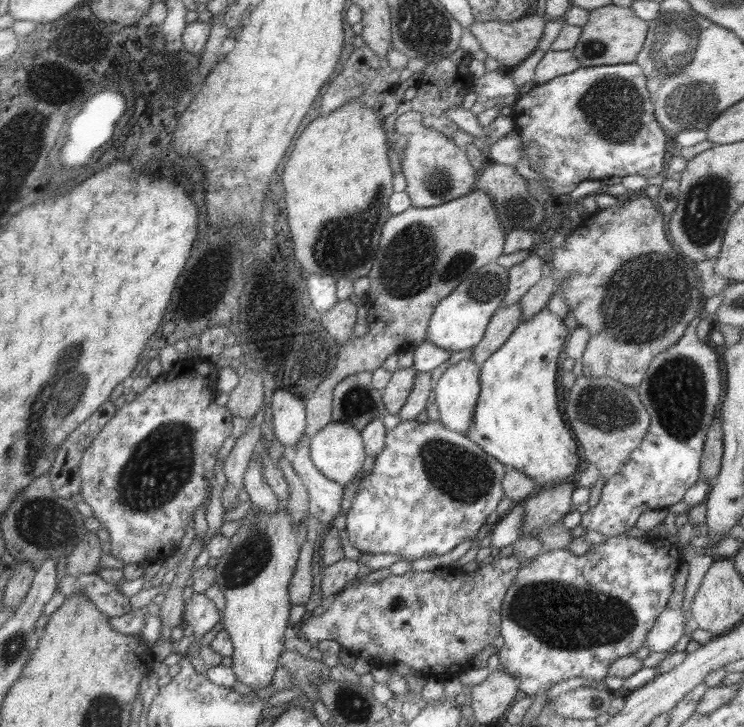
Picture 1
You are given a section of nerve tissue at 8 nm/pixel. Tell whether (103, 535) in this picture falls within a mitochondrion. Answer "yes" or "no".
no

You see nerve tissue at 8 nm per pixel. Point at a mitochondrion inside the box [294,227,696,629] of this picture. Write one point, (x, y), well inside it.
(643, 301)

